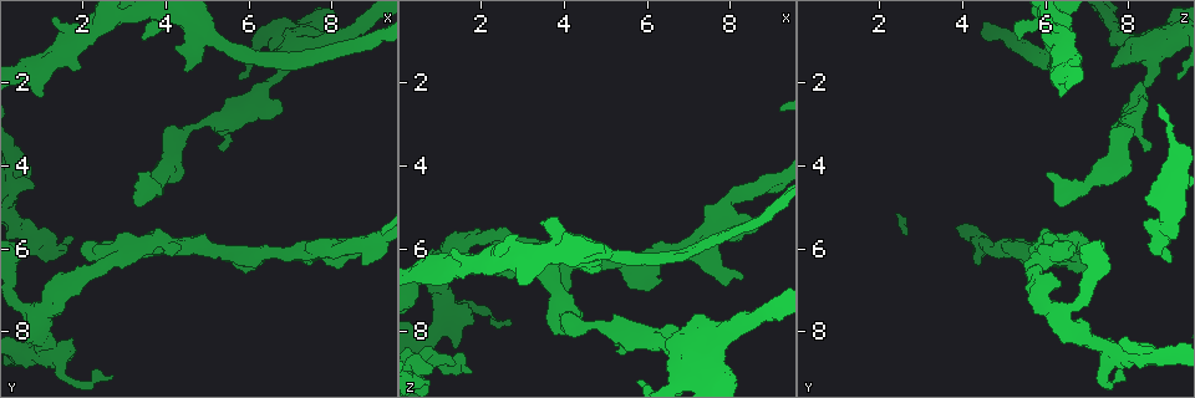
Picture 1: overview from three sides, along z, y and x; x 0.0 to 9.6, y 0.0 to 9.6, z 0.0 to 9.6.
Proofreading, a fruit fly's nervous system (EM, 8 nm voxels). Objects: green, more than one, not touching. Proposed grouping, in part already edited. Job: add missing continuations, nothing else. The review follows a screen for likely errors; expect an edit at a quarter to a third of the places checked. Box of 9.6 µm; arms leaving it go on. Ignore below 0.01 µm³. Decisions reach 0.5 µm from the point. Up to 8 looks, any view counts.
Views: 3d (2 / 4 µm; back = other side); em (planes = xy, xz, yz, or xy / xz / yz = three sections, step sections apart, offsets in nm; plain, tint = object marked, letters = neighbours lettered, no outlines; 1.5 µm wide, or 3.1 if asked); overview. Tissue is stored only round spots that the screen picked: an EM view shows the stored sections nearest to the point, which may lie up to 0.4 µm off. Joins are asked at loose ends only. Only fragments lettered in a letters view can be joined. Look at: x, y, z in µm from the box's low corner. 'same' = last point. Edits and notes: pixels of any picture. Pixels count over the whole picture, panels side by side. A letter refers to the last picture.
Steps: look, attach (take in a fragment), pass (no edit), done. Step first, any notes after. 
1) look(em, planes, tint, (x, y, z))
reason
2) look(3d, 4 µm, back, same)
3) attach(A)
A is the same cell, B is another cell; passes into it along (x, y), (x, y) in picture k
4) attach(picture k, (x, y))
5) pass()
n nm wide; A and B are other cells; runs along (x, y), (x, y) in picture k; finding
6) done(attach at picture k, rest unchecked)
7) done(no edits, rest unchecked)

look(3d, 2 µm, back, (1.70, 5.65, 8.95))
free end

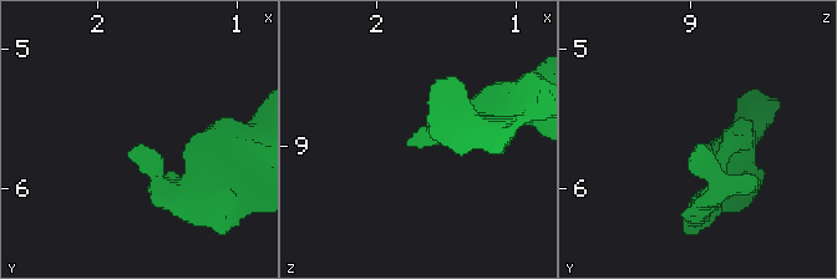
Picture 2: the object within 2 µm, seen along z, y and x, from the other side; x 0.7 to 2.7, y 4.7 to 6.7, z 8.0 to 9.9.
look(em, planes, tint, (1.68, 5.68, 8.90))

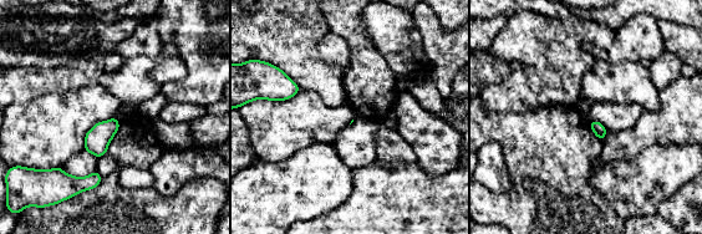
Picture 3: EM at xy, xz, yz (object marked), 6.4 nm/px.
look(em, planes, letters, same)

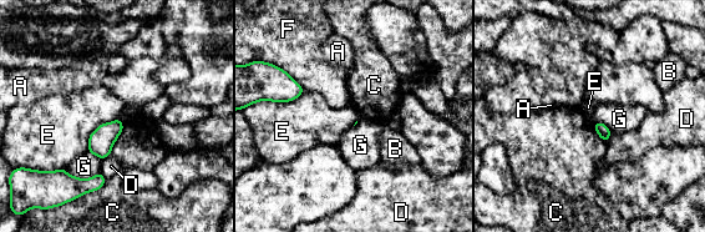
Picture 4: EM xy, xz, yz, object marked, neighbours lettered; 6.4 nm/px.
pass()
E touches over 300 nm; A, B, C, D, E, F and G are other cells; none of them fits

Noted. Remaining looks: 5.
look(3d, 2 µm, (5.35, 3.65, 8.45))
an open end

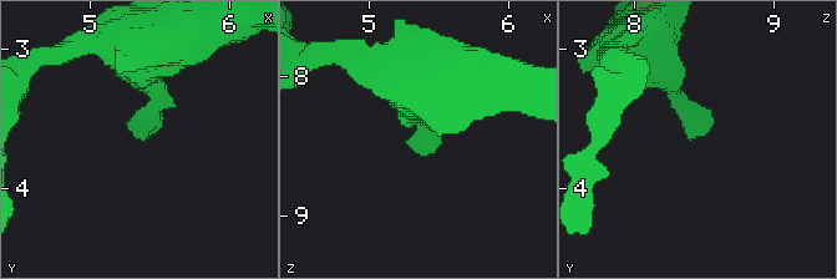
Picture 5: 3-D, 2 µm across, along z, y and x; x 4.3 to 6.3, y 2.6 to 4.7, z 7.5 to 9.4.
look(em, yz, step 8, letters, (5.34, 3.62, 8.50))
now the EM

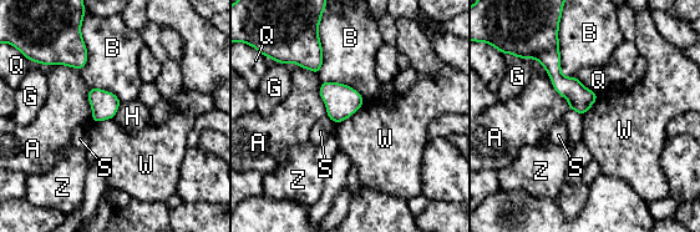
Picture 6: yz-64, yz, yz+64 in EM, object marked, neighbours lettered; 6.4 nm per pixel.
pass()
A touches over 280 nm; A, B, G, H, Q, S, W and Z are other cells; border along (121, 102), (112, 117) in picture 6; none of them fits

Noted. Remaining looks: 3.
look(3d, 4 µm, back, (3.40, 0.90, 5.35))
free end

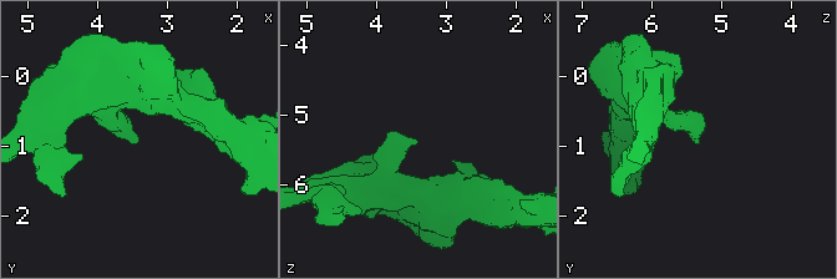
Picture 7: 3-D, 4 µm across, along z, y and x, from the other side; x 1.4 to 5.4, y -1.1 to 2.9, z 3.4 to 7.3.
look(em, yz, step 8, tint, (3.40, 0.95, 5.35))

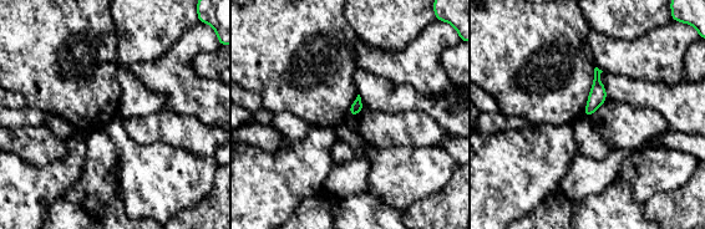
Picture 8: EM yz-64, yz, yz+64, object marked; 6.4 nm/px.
look(em, planes, letters, same)
cut it another way

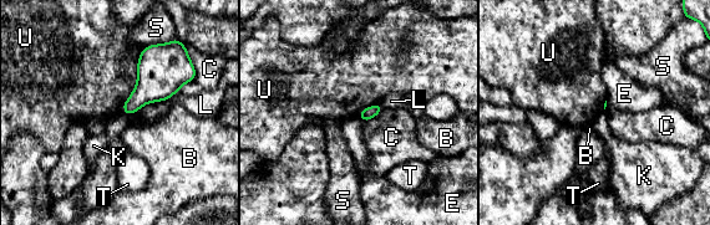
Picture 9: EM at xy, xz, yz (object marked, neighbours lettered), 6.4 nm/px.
pass()
B, C, E, K, L, S, T and U are other cells; border along (145, 49), (122, 111) in picture 9; no lettered fragment goes on from it

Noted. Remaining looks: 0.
done(no edits, rest unchecked)

